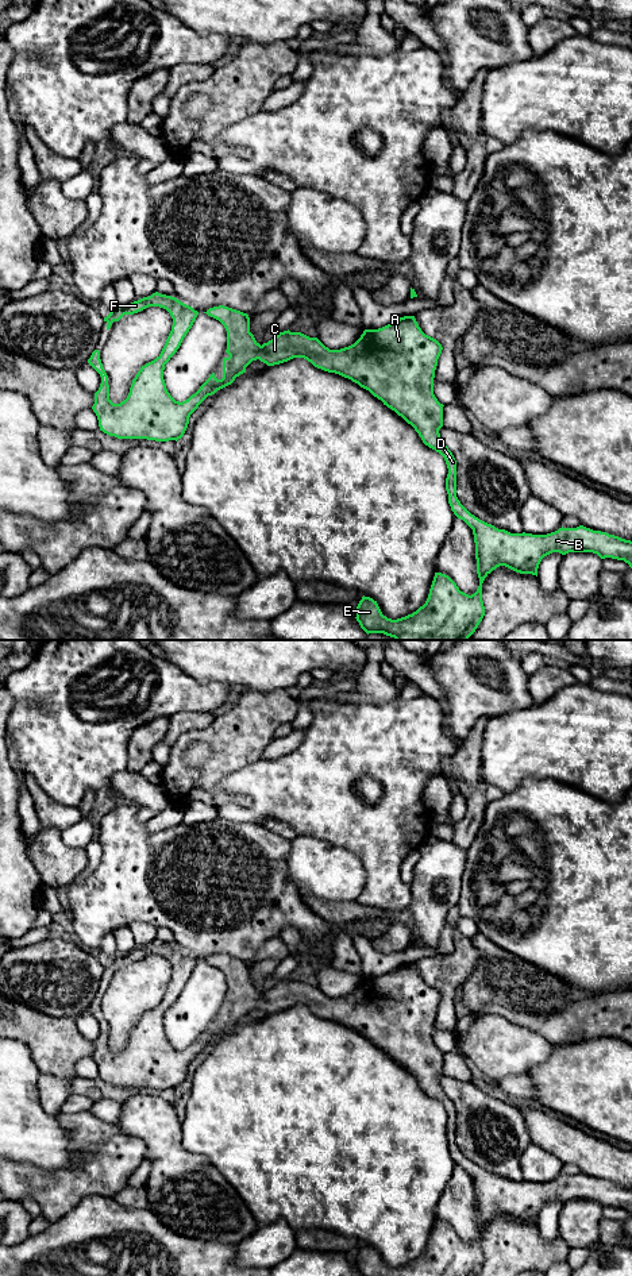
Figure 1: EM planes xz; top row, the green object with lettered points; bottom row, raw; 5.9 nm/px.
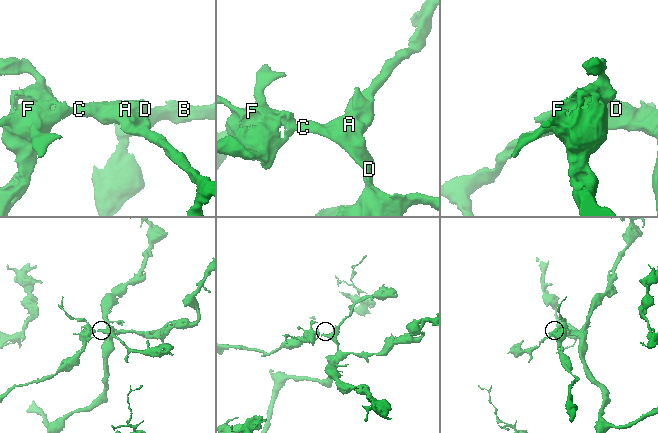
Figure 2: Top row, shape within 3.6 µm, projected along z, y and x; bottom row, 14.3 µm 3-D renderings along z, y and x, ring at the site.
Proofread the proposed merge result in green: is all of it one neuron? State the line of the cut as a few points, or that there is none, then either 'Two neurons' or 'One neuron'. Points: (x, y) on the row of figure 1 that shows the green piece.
No split. One neuron

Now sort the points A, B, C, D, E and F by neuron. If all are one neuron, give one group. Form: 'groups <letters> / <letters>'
groups A B C D E F

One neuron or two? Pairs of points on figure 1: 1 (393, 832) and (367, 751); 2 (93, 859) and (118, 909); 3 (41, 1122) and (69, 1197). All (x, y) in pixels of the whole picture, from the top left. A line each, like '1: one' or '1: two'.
1: one
2: two
3: two

